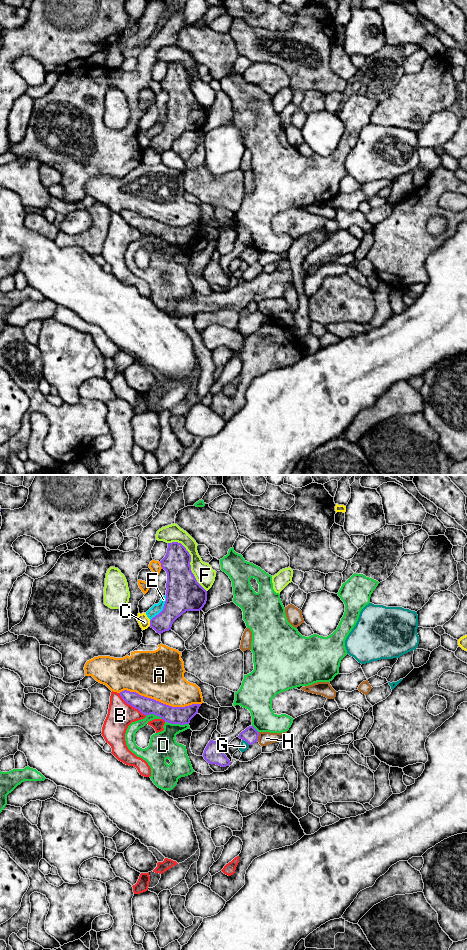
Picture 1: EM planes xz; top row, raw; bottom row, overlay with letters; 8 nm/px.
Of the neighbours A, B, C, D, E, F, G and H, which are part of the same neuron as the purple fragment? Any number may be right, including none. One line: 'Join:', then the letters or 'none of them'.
Join: none of them

